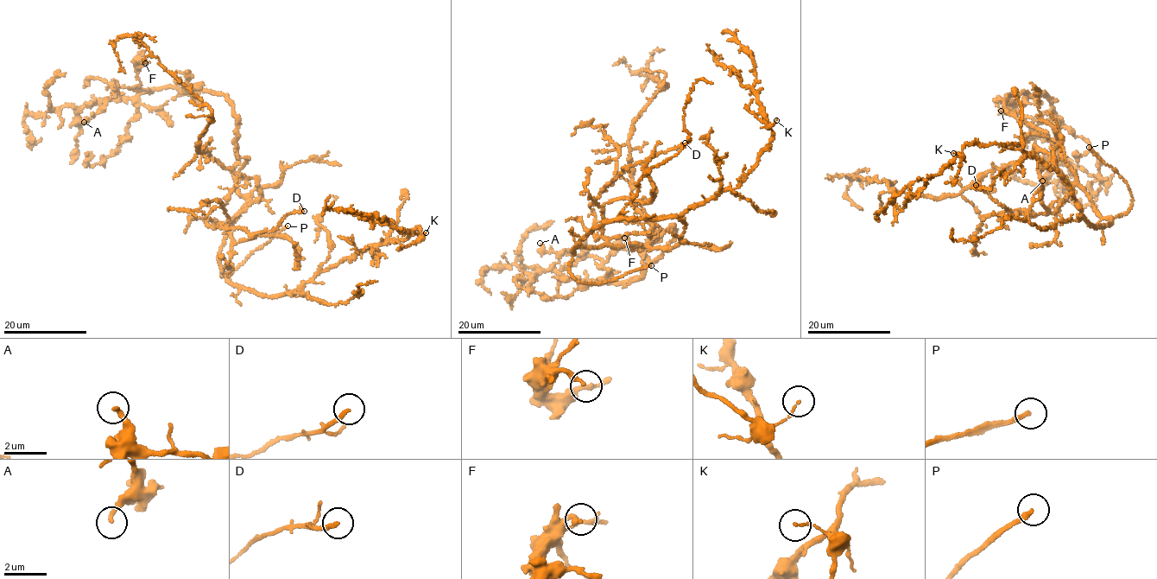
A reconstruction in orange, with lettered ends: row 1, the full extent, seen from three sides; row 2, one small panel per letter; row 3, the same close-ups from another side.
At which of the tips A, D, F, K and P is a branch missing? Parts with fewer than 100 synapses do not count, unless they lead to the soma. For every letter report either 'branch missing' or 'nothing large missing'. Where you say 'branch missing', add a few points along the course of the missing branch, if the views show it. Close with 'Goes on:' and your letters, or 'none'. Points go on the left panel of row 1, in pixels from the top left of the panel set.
A: nothing large missing
D: nothing large missing
F: nothing large missing
K: nothing large missing
P: branch missing; missing branch runs (287, 225), (316, 210), (325, 202), (332, 188), (331, 187)
Goes on: P

